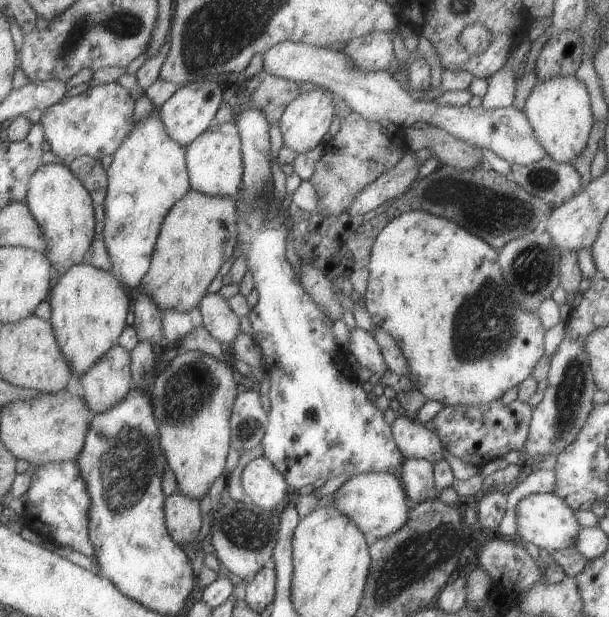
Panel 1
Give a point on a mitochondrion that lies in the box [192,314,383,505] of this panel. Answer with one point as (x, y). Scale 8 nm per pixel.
(248, 428)

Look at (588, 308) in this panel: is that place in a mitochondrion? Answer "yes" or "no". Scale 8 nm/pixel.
no

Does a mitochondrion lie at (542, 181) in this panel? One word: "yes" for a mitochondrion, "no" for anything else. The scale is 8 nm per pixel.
yes

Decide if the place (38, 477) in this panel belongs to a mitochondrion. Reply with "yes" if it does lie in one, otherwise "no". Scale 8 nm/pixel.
no

